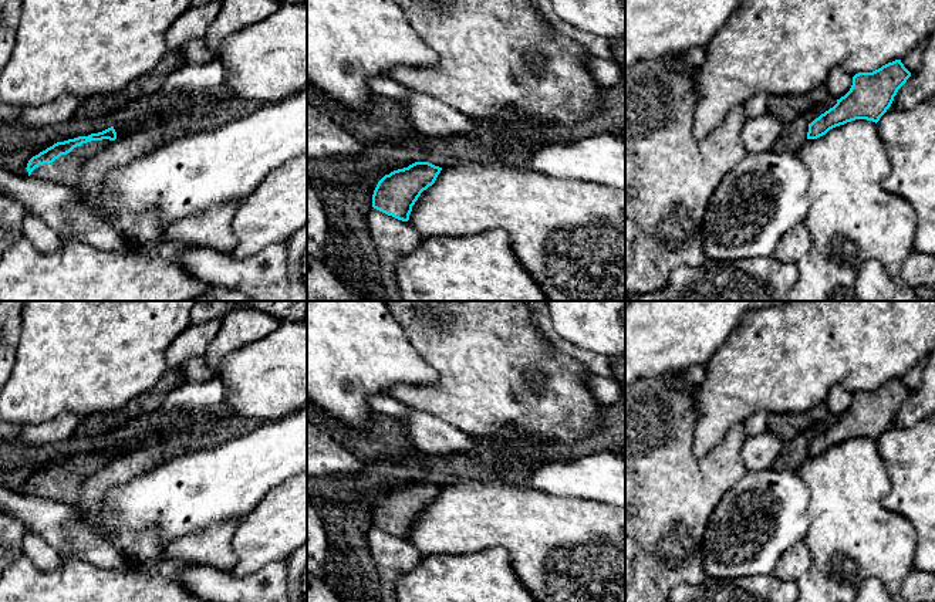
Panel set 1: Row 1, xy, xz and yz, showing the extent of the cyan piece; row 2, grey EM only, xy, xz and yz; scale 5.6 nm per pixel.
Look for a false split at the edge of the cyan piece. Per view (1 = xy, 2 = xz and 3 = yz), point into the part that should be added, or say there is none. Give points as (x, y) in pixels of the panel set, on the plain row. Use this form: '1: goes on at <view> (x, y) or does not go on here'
1: goes on at xy (66, 487)
2: goes on at xz (418, 474)
3: does not go on here

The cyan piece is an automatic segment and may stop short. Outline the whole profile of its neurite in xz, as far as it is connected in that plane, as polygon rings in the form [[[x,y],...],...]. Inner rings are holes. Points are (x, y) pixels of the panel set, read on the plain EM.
[[[422,471],[405,473],[414,481],[385,493],[372,513],[372,525],[408,540],[412,524],[423,508],[432,504],[442,486],[429,481]]]

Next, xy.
[[[111,444],[98,452],[57,460],[31,476],[24,493],[78,507],[81,487],[115,457],[117,450]]]

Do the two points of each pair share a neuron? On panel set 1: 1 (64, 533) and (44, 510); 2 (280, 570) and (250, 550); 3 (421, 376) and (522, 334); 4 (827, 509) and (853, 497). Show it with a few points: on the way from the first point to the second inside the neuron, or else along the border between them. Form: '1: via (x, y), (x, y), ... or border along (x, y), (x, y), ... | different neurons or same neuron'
1: via (60, 527), (49, 516) | same neuron
2: border along (286, 558), (240, 575) | different neurons
3: border along (414, 345), (436, 372), (436, 382), (431, 388) | different neurons
4: via (833, 509), (840, 509), (847, 501) | same neuron

